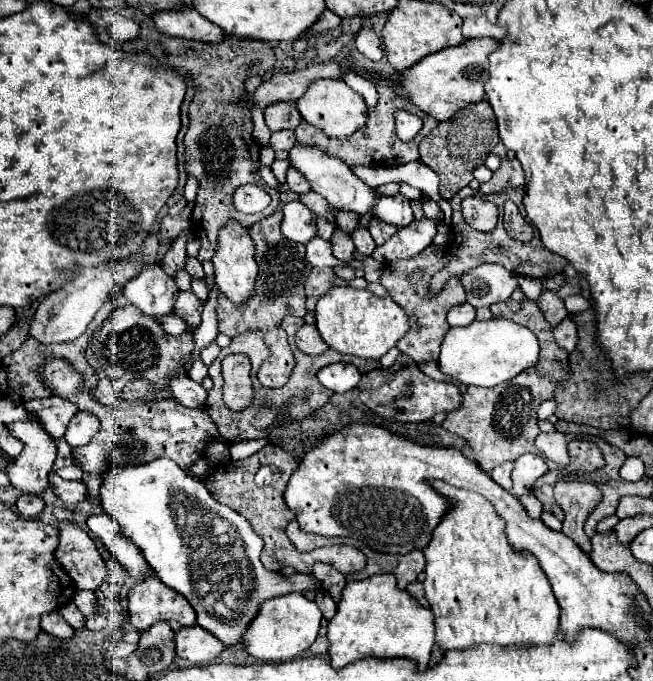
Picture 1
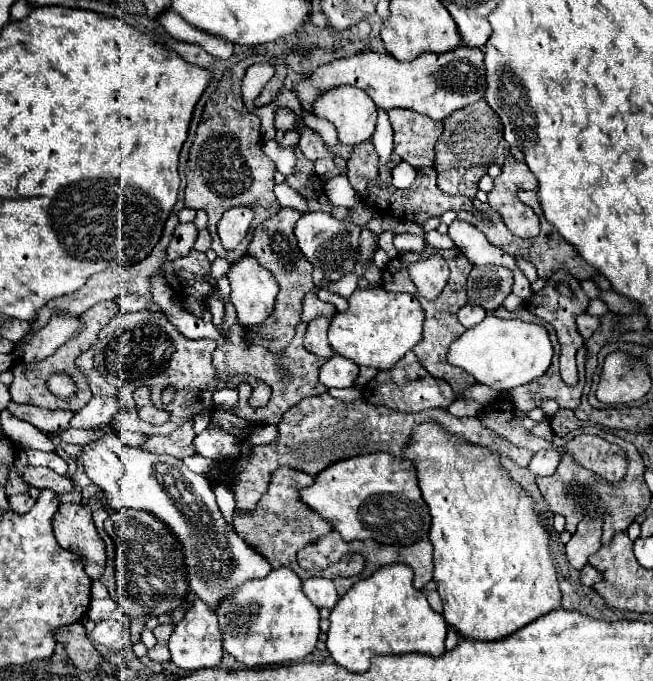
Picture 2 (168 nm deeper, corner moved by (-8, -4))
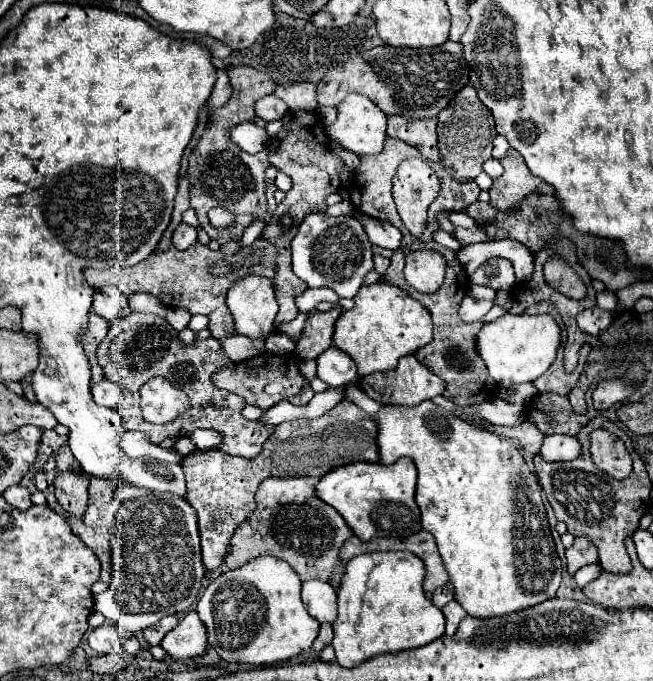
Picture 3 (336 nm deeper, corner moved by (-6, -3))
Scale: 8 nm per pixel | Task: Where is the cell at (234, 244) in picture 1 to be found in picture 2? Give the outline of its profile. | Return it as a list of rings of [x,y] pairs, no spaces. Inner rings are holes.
[[[244,256],[230,266],[230,302],[236,308],[238,322],[242,326],[264,324],[278,296],[278,282],[274,276],[262,268],[256,258]]]

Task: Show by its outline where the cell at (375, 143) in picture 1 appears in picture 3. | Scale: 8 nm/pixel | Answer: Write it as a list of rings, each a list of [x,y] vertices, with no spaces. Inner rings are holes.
[[[394,115],[394,117],[388,117],[388,135],[416,147],[420,151],[422,159],[426,159],[426,161],[438,161],[440,159],[438,147],[436,147],[436,119],[414,119],[414,121],[410,121],[408,117]]]

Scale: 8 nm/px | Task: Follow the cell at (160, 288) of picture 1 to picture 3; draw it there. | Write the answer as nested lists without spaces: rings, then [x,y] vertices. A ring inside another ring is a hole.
[[[102,287],[102,289],[98,289],[94,293],[92,309],[94,309],[94,313],[98,313],[100,317],[104,317],[110,323],[130,315],[128,297],[116,287]]]

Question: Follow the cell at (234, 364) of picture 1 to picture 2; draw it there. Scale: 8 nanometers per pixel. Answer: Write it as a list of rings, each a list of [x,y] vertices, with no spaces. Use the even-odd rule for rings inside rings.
[[[146,308],[140,312],[132,312],[132,314],[116,314],[112,318],[112,322],[108,326],[104,326],[104,330],[98,334],[96,342],[78,358],[78,366],[84,374],[88,374],[88,382],[94,394],[116,394],[120,398],[120,402],[124,404],[120,414],[114,418],[114,424],[118,430],[128,430],[128,432],[142,432],[142,434],[170,434],[174,432],[180,424],[186,420],[190,420],[194,414],[202,414],[204,410],[208,410],[212,406],[212,394],[220,388],[236,388],[240,382],[248,382],[252,386],[252,396],[250,396],[250,406],[260,408],[268,404],[270,398],[270,386],[264,384],[262,380],[256,380],[252,376],[236,376],[236,378],[226,378],[220,380],[216,378],[216,372],[212,370],[212,350],[210,348],[200,348],[196,346],[196,342],[214,342],[214,340],[188,340],[184,338],[166,318],[164,312],[156,310],[156,308]],[[138,386],[148,386],[152,388],[152,396],[160,396],[164,388],[172,386],[176,390],[172,404],[168,404],[166,408],[170,410],[170,420],[161,426],[152,426],[148,422],[142,422],[138,418],[138,410],[132,408],[132,392]]]

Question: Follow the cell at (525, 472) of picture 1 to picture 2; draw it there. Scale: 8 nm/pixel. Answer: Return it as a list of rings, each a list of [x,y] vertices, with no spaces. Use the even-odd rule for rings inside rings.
[[[548,448],[548,450],[538,450],[530,462],[530,472],[534,472],[536,476],[550,476],[554,474],[556,466],[560,464],[562,460],[562,452],[554,450],[554,448]]]

